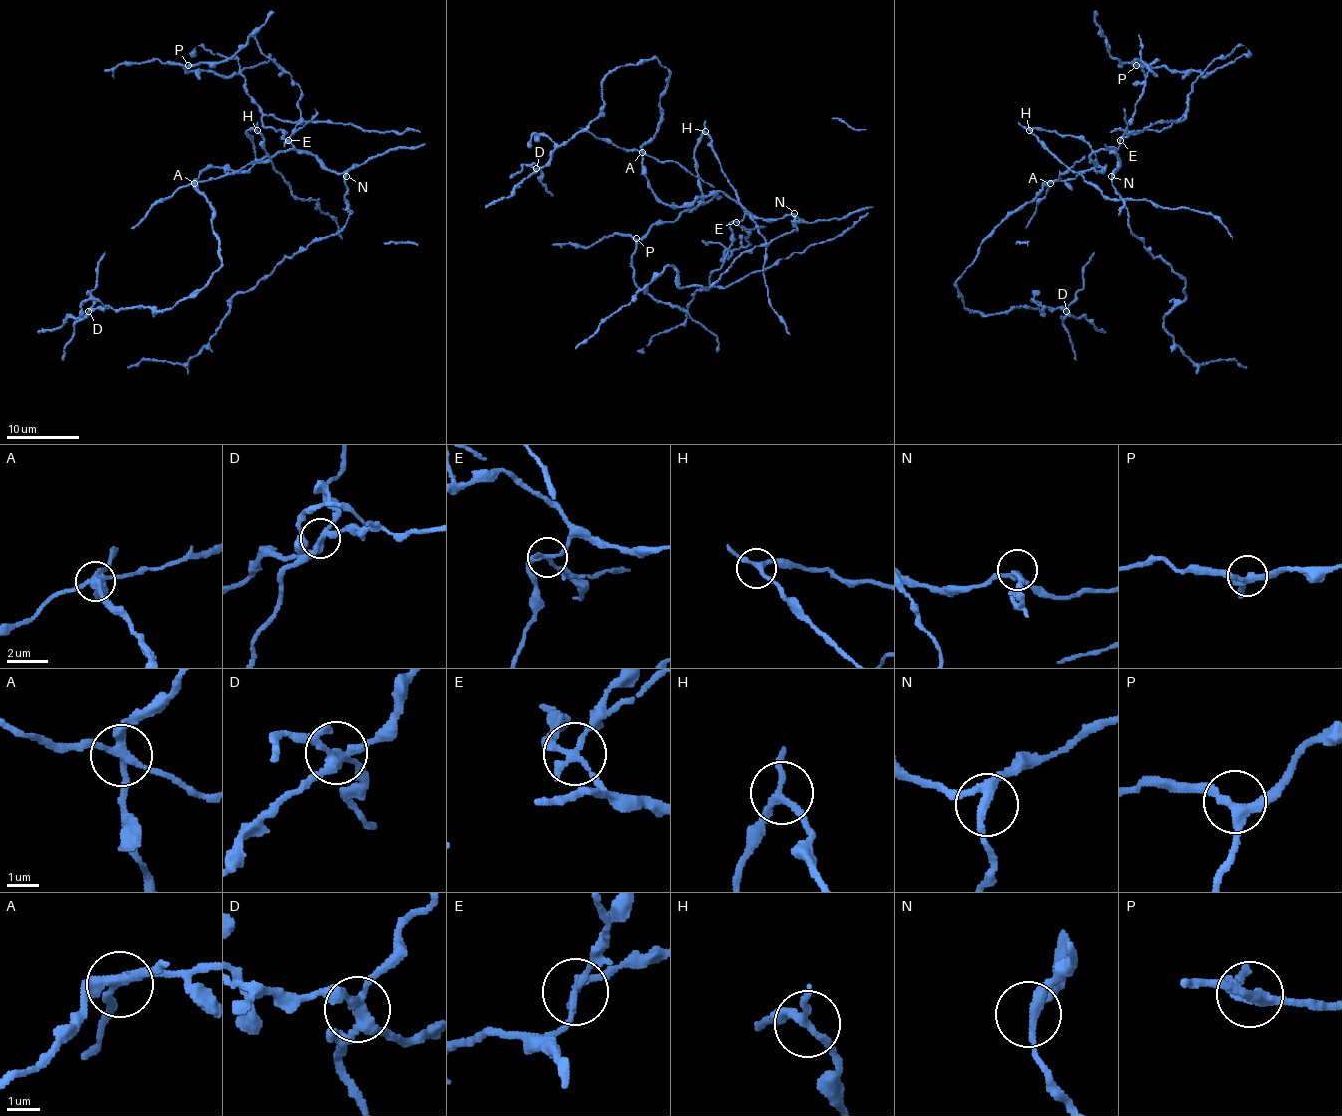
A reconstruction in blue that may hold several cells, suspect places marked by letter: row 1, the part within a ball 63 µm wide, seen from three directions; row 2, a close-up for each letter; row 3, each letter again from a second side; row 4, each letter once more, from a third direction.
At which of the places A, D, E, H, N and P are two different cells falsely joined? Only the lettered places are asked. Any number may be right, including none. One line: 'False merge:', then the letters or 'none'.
False merge: A, D, E

